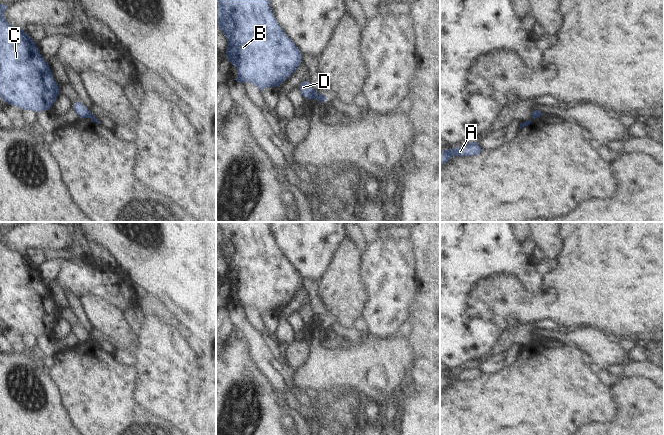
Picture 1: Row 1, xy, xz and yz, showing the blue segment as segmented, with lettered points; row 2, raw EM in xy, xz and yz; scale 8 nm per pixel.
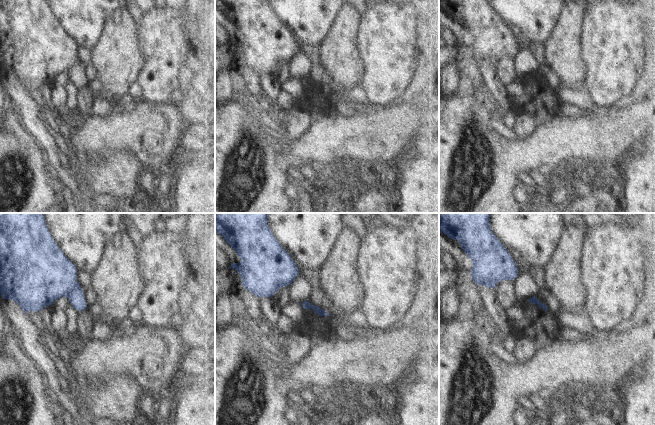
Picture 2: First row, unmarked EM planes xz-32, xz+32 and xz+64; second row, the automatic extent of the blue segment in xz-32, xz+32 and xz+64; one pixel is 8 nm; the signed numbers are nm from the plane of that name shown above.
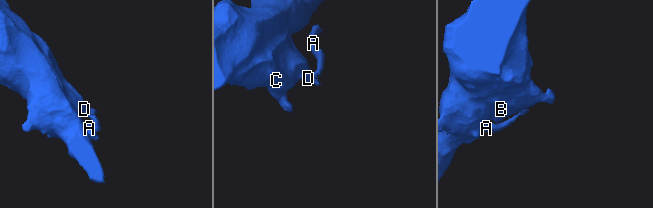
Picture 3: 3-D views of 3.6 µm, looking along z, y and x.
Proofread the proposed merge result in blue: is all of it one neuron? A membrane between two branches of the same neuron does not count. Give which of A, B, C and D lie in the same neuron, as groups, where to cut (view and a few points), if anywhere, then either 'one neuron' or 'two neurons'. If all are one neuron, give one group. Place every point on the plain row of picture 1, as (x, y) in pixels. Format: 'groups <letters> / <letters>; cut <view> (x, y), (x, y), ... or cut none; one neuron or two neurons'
groups A / B C D; cut xz (314, 314), (310, 322); two neurons

